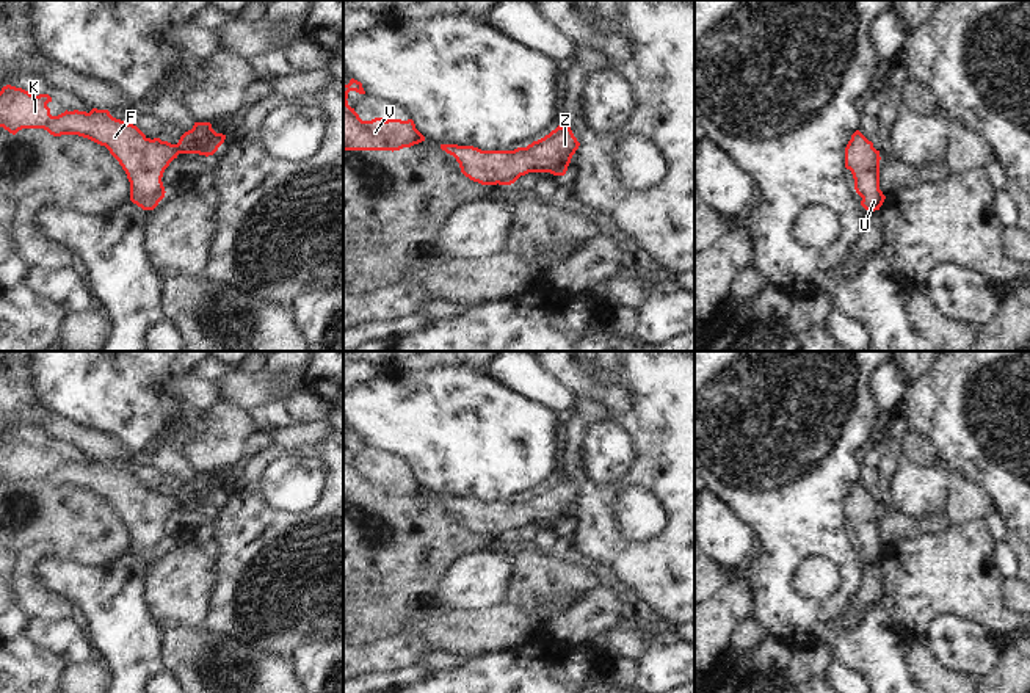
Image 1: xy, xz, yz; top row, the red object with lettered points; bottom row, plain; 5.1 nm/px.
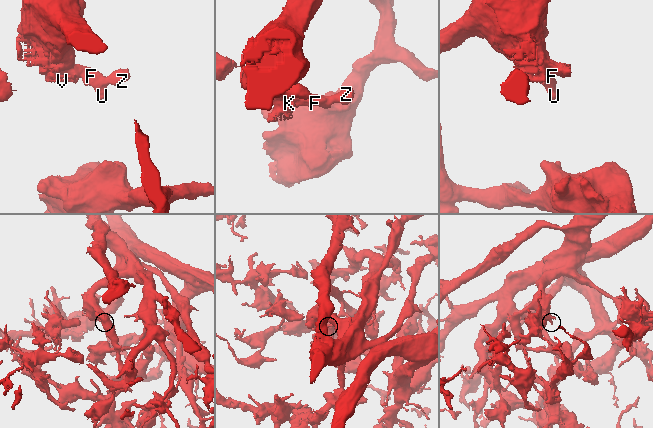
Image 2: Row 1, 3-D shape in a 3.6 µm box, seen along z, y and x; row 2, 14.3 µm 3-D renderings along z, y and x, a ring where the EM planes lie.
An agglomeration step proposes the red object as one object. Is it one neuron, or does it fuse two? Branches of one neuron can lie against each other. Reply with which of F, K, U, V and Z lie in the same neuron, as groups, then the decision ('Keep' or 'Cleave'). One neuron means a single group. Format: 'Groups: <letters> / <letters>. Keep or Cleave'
Groups: F K U V Z. Keep.

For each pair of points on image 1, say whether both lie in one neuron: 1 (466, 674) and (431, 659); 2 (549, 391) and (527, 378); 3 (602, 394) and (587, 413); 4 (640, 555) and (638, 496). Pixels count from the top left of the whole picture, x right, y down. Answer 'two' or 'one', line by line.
1: two
2: one
3: two
4: two

